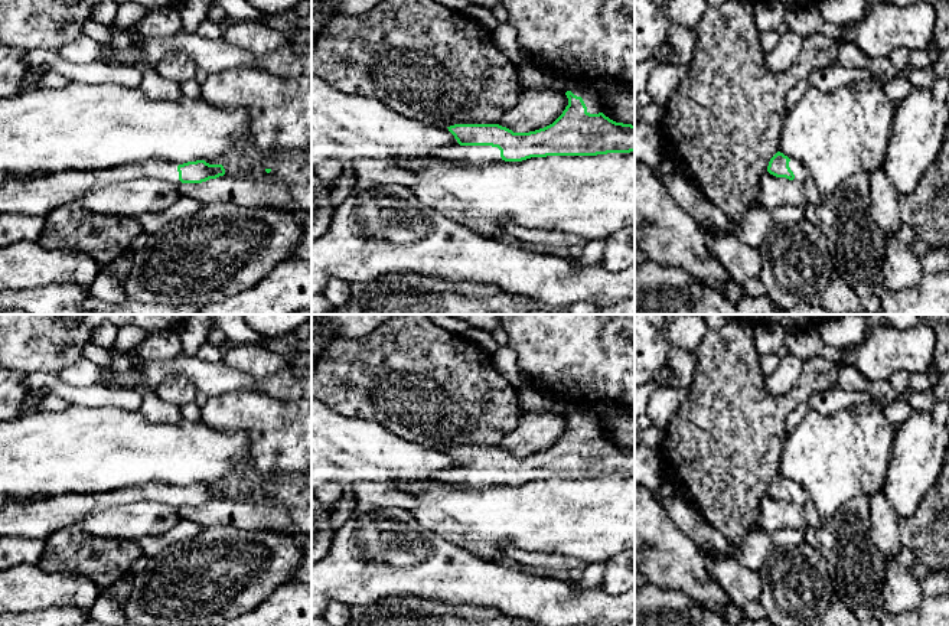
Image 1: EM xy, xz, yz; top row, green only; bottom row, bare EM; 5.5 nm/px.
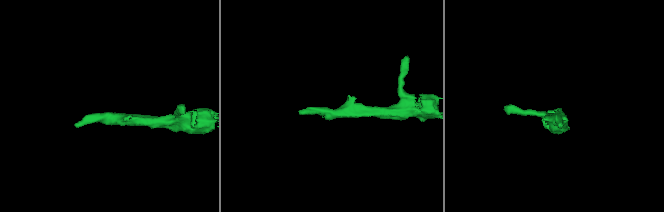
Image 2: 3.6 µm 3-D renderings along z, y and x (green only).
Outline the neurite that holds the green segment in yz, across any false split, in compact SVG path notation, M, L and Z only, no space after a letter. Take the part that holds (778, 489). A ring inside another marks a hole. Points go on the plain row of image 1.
M780 475L770 482L767 495L776 501L786 501L800 506L811 501L809 493L800 485L789 482Z

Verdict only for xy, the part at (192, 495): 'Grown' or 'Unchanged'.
Grown

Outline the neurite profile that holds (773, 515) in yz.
M767 493L760 502L759 525L770 535L783 528L806 529L803 508L786 501L776 501Z

